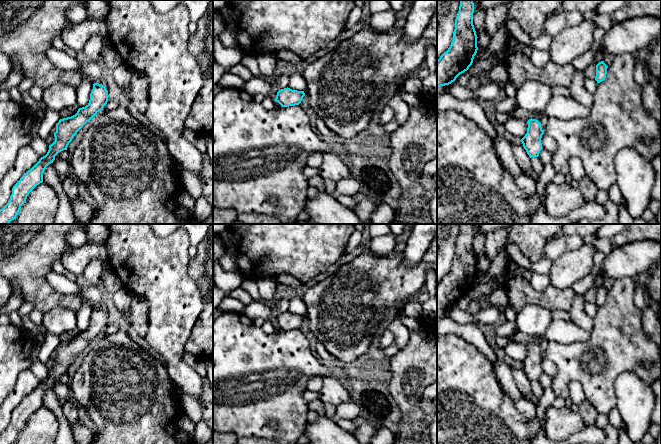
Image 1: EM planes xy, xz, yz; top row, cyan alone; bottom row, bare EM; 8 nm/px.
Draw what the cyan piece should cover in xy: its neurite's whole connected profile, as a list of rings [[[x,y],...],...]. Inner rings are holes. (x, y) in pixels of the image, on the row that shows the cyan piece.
[[[94,83],[89,103],[85,107],[79,108],[75,115],[59,120],[54,133],[55,141],[49,145],[47,154],[41,157],[13,186],[8,203],[0,209],[0,224],[9,224],[16,219],[29,193],[43,182],[43,173],[46,167],[53,163],[55,156],[59,152],[67,150],[69,143],[77,132],[87,122],[90,122],[99,111],[103,110],[107,102],[108,93],[106,87],[99,83]]]

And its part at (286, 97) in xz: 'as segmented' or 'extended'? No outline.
as segmented

